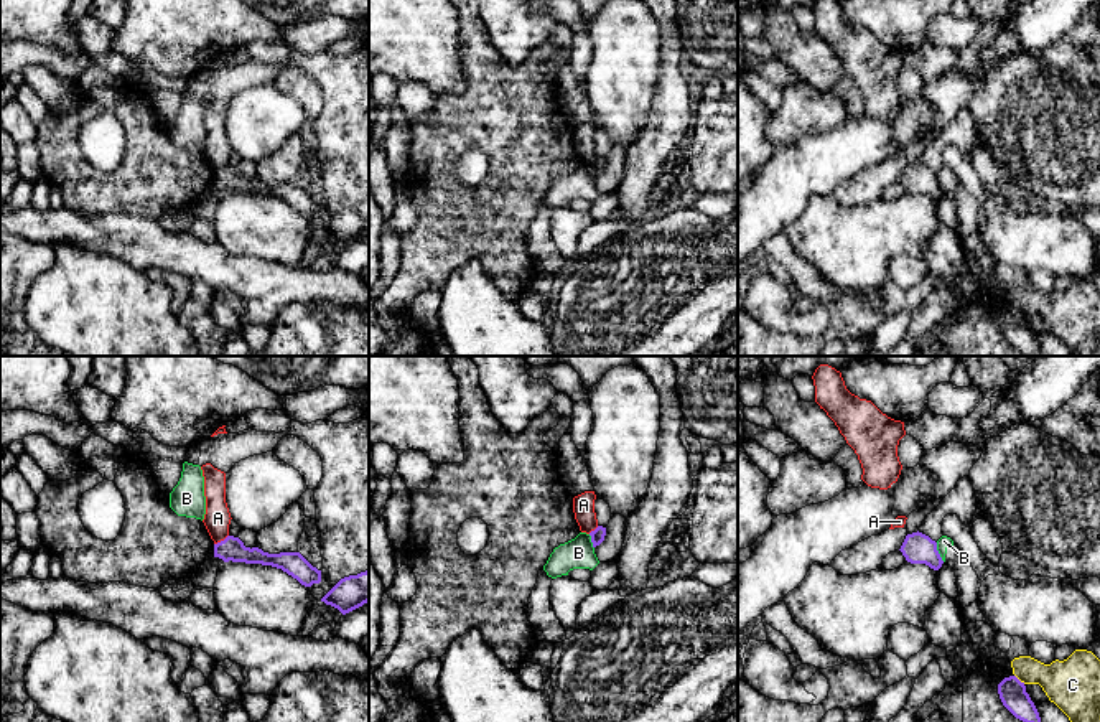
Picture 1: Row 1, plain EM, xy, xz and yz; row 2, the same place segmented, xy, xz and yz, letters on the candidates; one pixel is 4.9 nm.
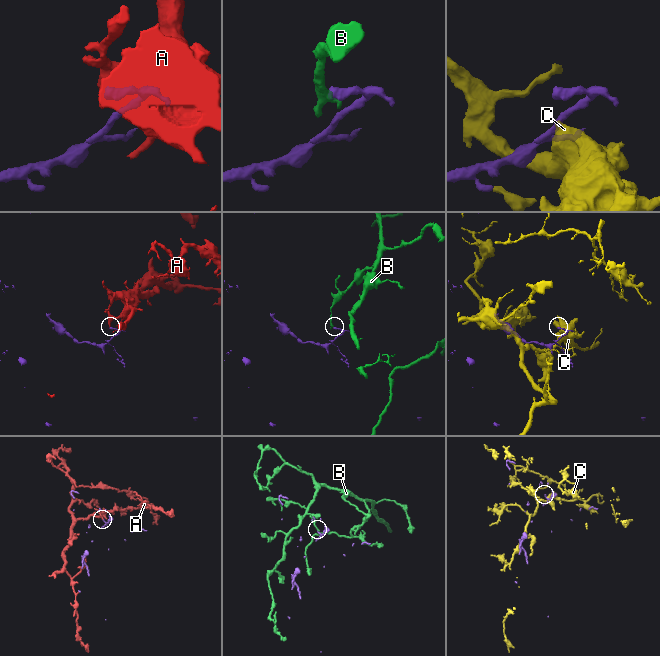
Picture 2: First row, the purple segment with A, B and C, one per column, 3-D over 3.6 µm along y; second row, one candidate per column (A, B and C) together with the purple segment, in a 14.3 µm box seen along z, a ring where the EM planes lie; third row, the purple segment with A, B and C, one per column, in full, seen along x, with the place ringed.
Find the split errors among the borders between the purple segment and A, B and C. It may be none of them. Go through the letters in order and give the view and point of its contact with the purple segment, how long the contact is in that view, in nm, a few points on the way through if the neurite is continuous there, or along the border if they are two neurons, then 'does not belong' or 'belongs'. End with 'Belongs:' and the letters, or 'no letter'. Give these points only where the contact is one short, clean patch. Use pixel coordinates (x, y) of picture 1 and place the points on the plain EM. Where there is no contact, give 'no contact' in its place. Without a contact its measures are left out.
A: xy (221, 172) | 90 nm | along xy (228, 165), (214, 175) | does not belong
B: yz (937, 183) | 100 nm | along yz (936, 173), (936, 180), (944, 192) | does not belong
C: yz (1018, 310) | 70 nm | along yz (1015, 305), (1025, 314) | does not belong
Belongs: no letter

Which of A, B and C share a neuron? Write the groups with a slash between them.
A / B / C

